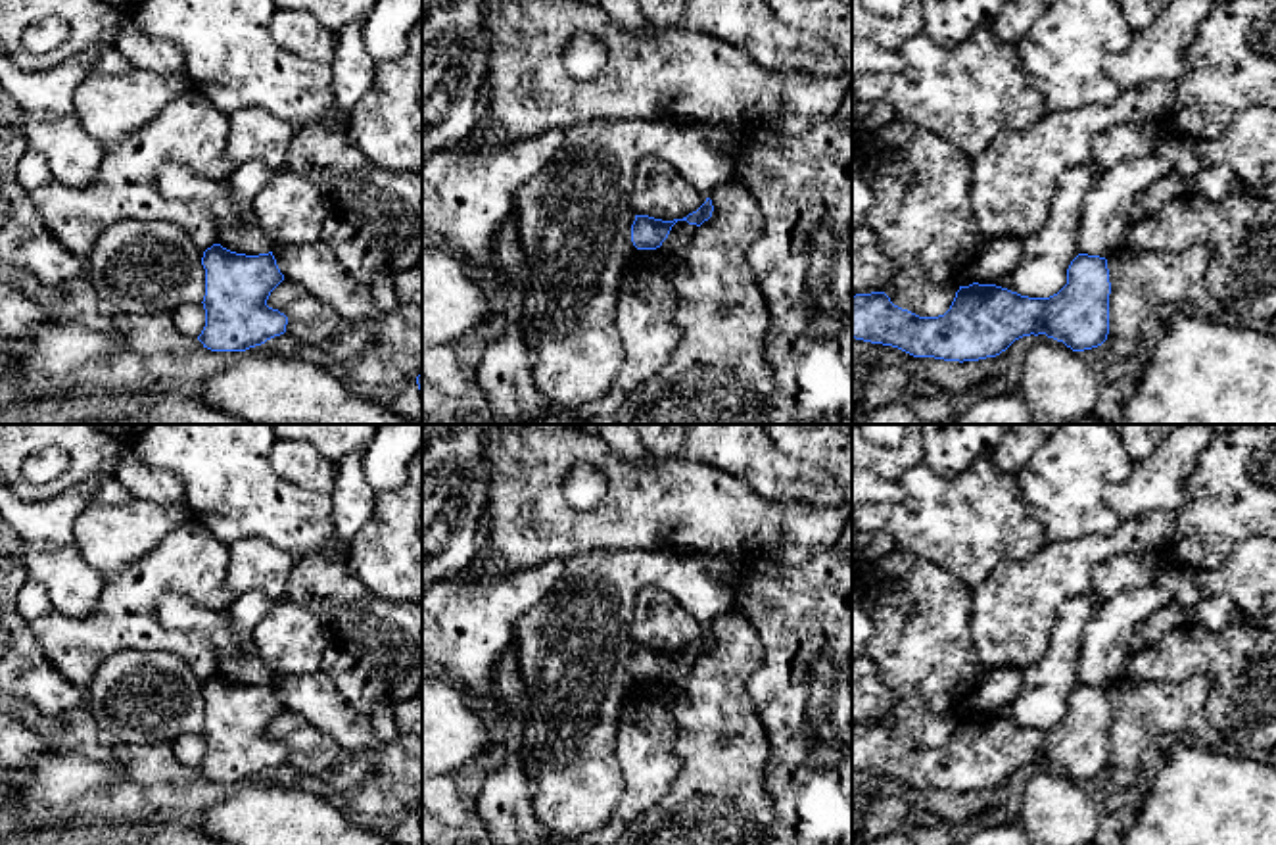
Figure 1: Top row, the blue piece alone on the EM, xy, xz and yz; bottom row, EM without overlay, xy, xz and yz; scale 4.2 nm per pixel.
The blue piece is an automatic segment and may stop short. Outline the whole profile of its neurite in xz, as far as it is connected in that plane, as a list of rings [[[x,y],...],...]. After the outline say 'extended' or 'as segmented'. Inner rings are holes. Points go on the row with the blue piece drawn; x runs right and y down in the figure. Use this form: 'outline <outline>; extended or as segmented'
outline [[[706,198],[706,202],[697,211],[689,213],[683,219],[662,221],[649,215],[635,215],[635,221],[631,225],[631,242],[637,250],[656,250],[668,238],[672,227],[677,221],[687,221],[689,225],[700,227],[712,217],[712,211],[712,200]]]; as segmented

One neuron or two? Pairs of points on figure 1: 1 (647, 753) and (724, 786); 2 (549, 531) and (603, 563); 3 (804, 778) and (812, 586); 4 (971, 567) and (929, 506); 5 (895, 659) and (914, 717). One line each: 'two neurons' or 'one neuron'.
1: two neurons
2: two neurons
3: one neuron
4: one neuron
5: two neurons

